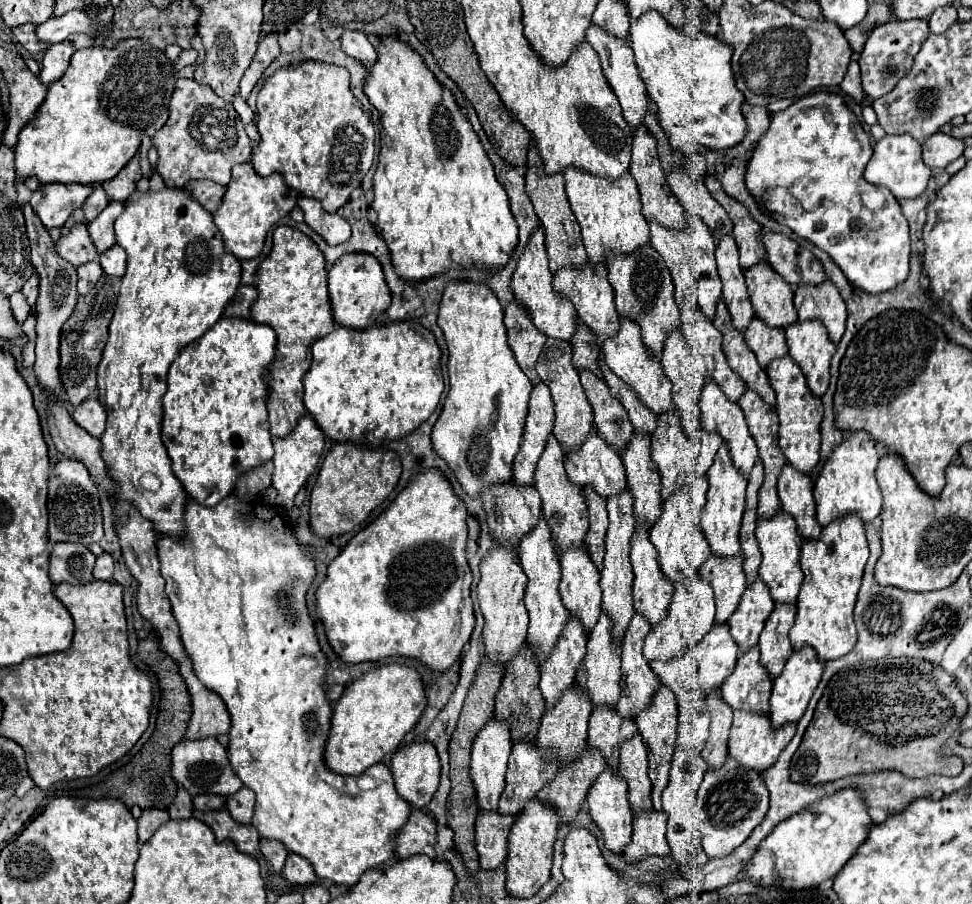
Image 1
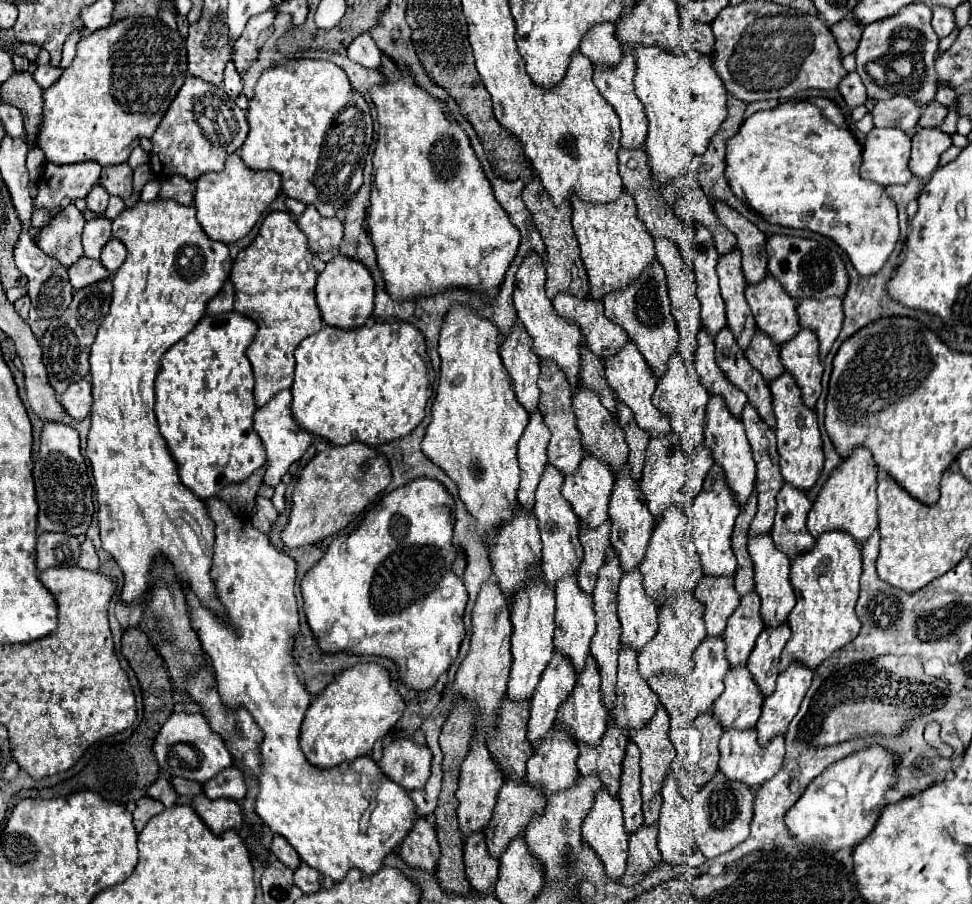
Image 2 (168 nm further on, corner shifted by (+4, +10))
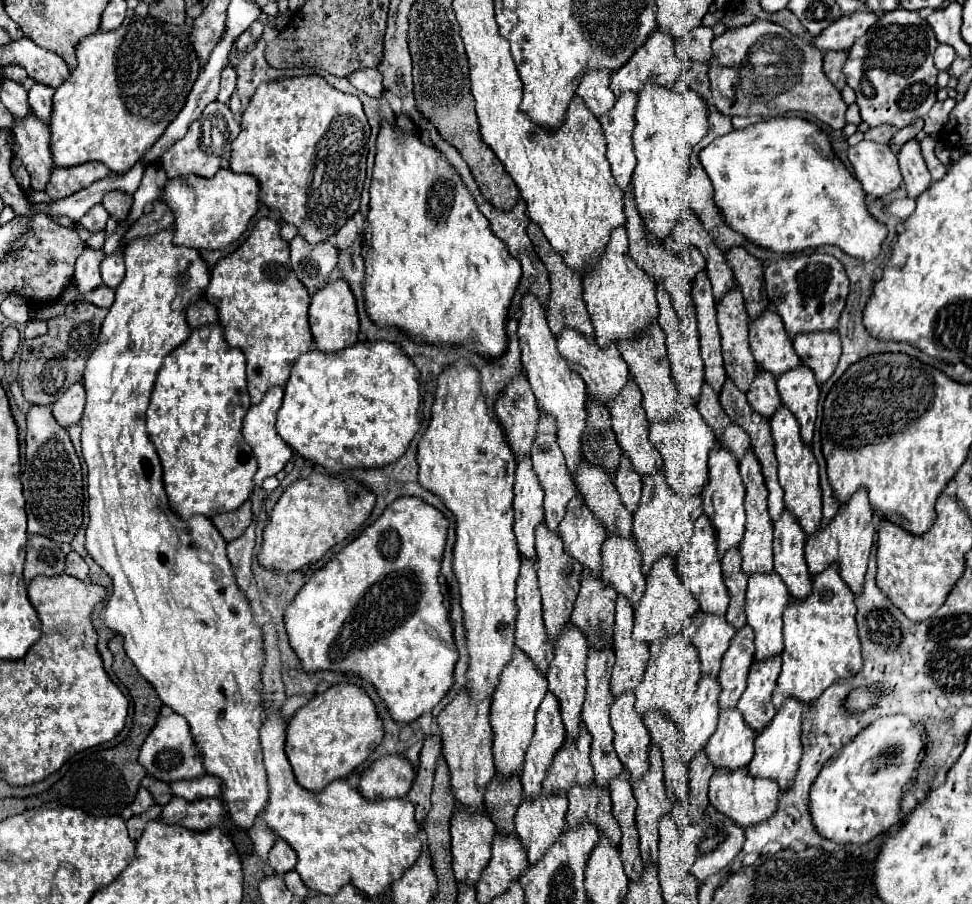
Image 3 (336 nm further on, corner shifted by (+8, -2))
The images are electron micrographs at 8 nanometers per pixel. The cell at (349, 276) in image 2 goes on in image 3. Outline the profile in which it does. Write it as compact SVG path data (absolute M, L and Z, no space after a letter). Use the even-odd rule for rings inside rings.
M332 281L324 289L316 291L316 295L310 301L308 321L310 321L316 349L320 349L324 353L336 353L336 351L342 351L342 349L354 345L358 341L360 325L358 325L356 301L354 301L354 295L352 295L348 283L346 281Z

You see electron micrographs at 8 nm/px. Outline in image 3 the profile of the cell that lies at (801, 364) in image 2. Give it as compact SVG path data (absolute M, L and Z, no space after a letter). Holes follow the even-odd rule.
M800 365L798 369L786 371L778 379L778 393L782 405L788 407L800 423L800 435L806 445L812 443L812 431L816 421L816 405L820 397L820 389L810 367Z

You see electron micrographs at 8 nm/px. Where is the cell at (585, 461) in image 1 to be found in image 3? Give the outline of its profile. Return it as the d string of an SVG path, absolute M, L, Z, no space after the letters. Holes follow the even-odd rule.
M580 497L568 503L566 517L560 523L560 537L564 541L564 551L578 559L592 577L598 577L602 571L600 547L608 535Z

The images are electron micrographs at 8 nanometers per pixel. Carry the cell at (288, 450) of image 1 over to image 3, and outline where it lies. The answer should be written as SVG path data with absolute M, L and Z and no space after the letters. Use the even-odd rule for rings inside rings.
M272 387L270 391L266 391L266 395L262 397L262 403L258 405L250 405L246 417L244 417L244 427L242 427L242 435L246 439L246 443L252 447L256 459L258 459L258 471L256 471L256 477L254 477L254 483L256 487L262 485L262 481L270 475L276 475L278 471L284 469L284 465L292 459L292 449L282 441L282 437L276 433L276 413L282 405L282 393L284 389L282 387Z

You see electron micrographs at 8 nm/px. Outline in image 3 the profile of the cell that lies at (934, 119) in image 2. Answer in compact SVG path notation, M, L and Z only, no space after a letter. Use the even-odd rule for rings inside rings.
M916 119L914 123L910 123L910 127L902 127L902 129L898 129L898 131L892 135L890 145L898 145L898 147L902 147L906 141L914 139L918 131L922 131L922 125L924 125L922 119Z

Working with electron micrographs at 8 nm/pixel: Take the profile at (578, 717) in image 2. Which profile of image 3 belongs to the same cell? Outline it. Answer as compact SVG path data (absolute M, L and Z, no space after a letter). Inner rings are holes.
M580 725L580 735L572 743L562 745L556 753L554 763L550 765L542 793L552 795L560 791L570 791L570 787L590 787L594 781L594 769L590 763L590 733L584 725Z

